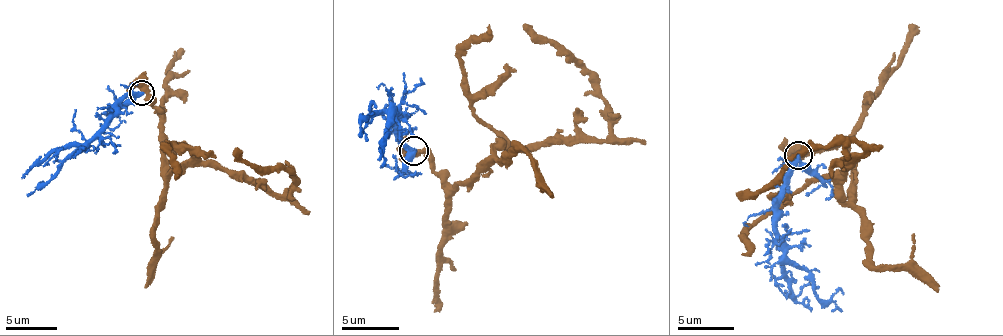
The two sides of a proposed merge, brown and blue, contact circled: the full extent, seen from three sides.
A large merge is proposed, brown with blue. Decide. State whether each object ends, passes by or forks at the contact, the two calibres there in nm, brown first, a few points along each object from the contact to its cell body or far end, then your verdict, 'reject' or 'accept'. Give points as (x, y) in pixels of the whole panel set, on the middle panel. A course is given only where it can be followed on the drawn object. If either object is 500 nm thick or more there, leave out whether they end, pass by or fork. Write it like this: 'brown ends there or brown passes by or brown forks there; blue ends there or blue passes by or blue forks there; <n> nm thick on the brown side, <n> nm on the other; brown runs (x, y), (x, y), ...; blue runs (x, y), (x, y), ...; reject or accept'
brown forks there; blue passes by; 400 nm thick on the brown side, 260 nm on the other; brown runs (415, 151), (456, 186), (498, 149), (607, 140), (607, 111), (587, 74), (557, 48), (537, 40), (522, 25); blue runs (415, 151), (407, 149), (397, 127), (402, 115), (396, 112), (390, 116), (388, 133), (382, 137), (383, 164); reject

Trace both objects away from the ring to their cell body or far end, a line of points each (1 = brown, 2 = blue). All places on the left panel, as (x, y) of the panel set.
1: (142, 93), (163, 121), (161, 169), (207, 166), (282, 193), (296, 178), (285, 169), (240, 160), (234, 148)
2: (142, 93), (135, 92), (115, 107), (111, 123), (38, 187)

